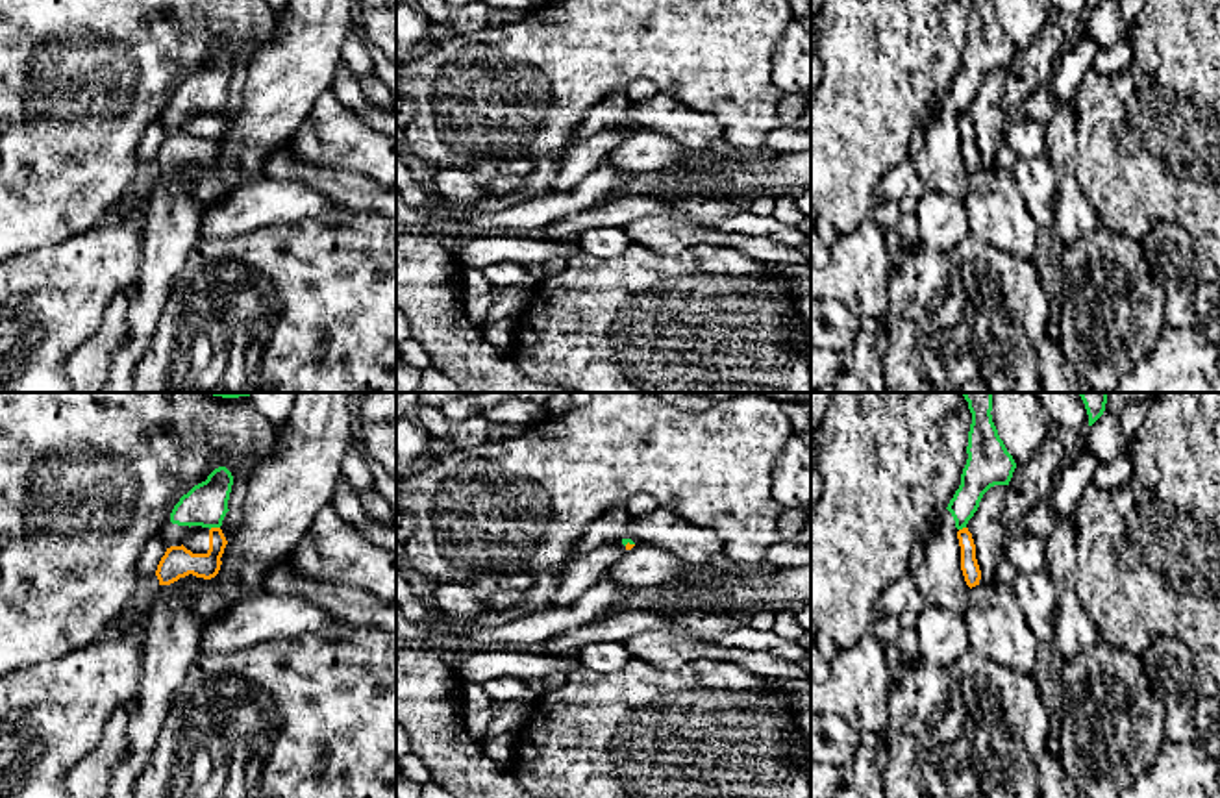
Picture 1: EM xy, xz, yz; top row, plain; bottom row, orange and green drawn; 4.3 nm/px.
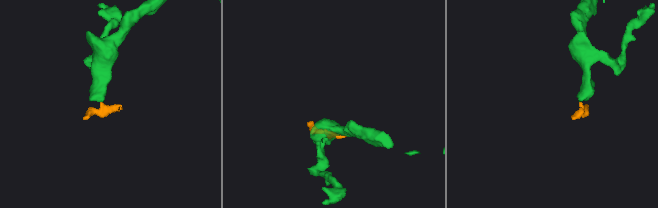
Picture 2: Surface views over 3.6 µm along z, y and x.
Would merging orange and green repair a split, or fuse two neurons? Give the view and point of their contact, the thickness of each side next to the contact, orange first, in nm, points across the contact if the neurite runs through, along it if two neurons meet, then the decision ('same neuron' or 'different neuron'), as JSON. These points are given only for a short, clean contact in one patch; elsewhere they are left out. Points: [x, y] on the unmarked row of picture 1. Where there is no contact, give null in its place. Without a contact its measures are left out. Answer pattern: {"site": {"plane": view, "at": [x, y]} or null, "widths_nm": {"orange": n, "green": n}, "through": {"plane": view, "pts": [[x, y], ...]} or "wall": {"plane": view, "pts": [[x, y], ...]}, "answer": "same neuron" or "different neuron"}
{"site": {"plane": "xy", "at": [213, 113]}, "widths_nm": {"orange": 140, "green": 190}, "wall": {"plane": "xy", "pts": [[219, 112], [210, 115]]}, "answer": "different neuron"}

